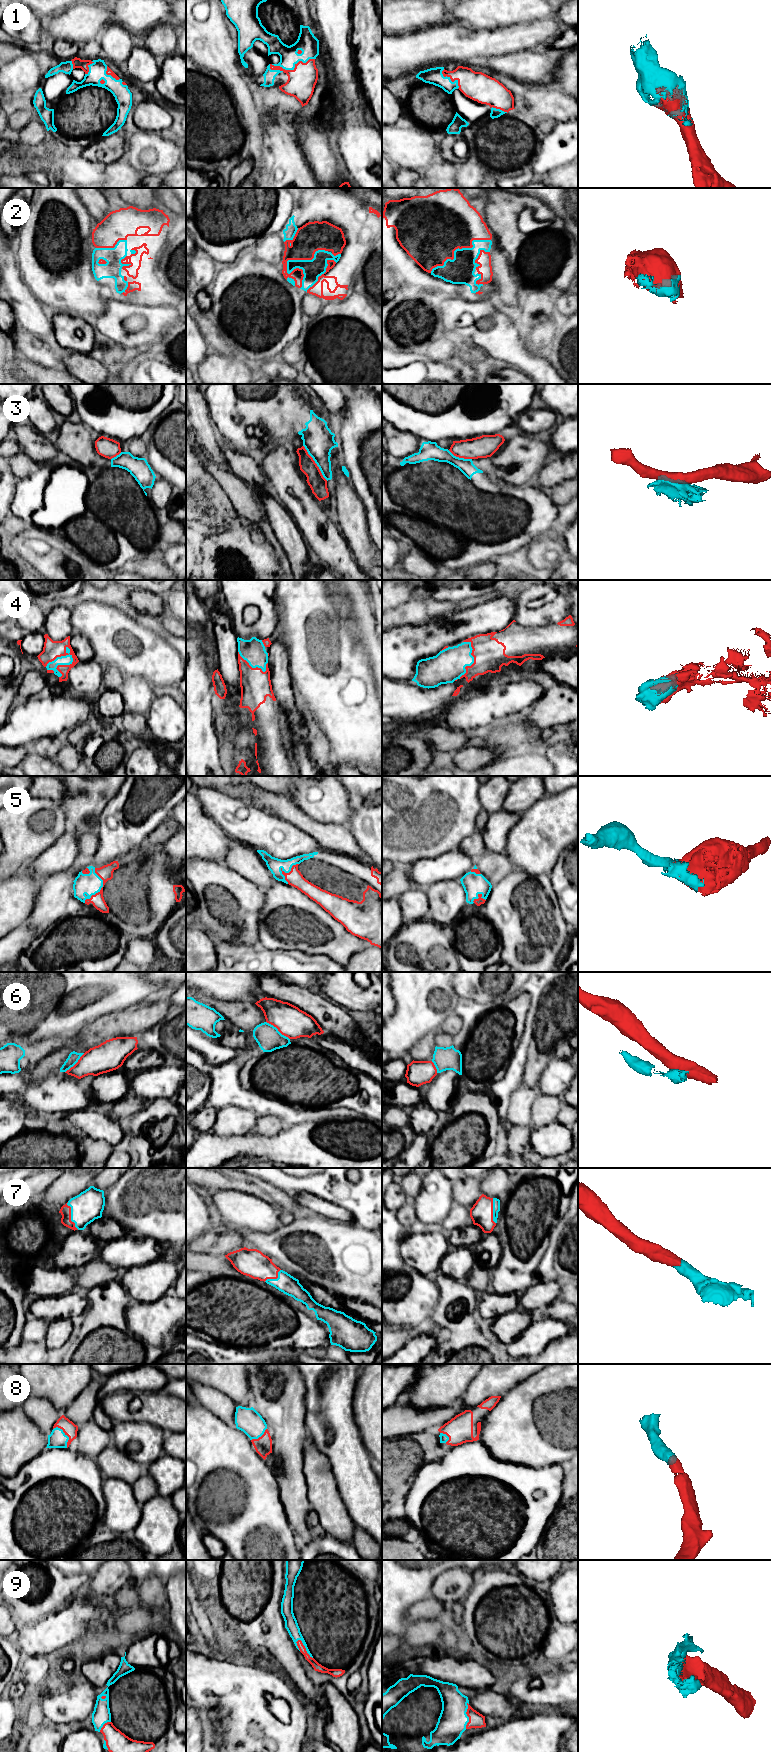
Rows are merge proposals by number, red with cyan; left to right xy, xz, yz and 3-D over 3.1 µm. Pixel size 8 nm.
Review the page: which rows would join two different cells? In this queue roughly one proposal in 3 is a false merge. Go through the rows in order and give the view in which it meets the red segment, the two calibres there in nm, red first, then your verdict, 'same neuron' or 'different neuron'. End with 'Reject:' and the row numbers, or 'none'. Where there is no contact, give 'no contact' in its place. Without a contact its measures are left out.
1: contact in xz; calibres 220 and 160 nm; same neuron
2: contact in xz; calibres 220 and 160 nm; same neuron
3: contact in xz; calibres 140 and 240 nm; different neuron
4: contact in xy; calibres 140 and 80 nm; same neuron
5: contact in xy; calibres 120 and 170 nm; same neuron
6: contact in xz; calibres 240 and 200 nm; different neuron
7: contact in xy; calibres 90 and 240 nm; same neuron
8: contact in xy; calibres 110 and 140 nm; same neuron
9: contact in xz; calibres 70 and 100 nm; same neuron
Reject: 3, 6

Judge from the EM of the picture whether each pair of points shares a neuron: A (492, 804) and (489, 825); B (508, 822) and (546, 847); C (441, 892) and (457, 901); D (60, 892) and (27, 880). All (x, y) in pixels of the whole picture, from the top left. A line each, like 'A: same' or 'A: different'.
A: different
B: different
C: same
D: different

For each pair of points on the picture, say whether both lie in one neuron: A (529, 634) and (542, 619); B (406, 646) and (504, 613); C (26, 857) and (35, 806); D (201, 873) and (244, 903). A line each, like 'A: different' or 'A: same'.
A: different
B: same
C: same
D: same

